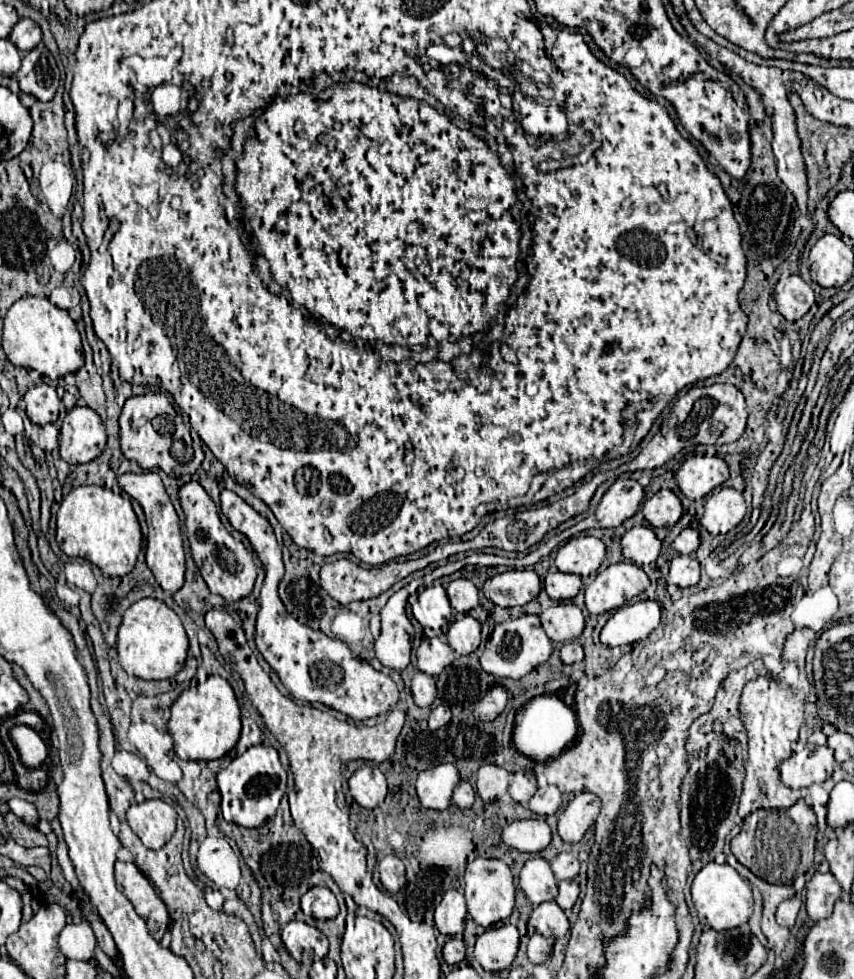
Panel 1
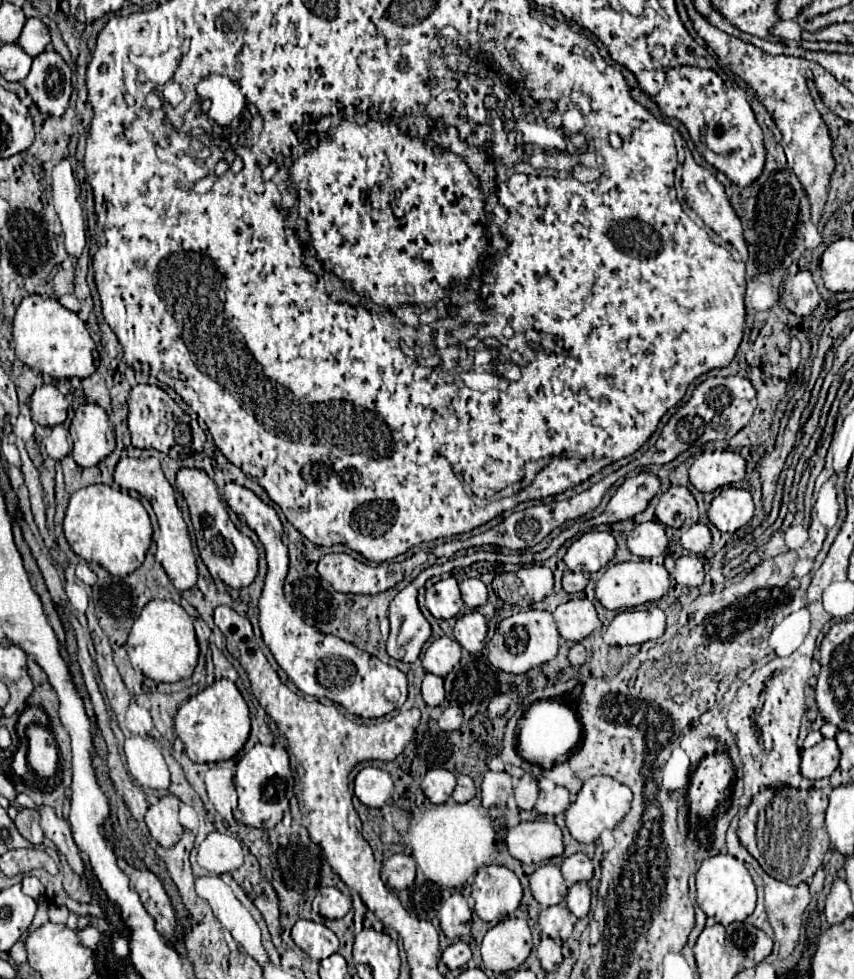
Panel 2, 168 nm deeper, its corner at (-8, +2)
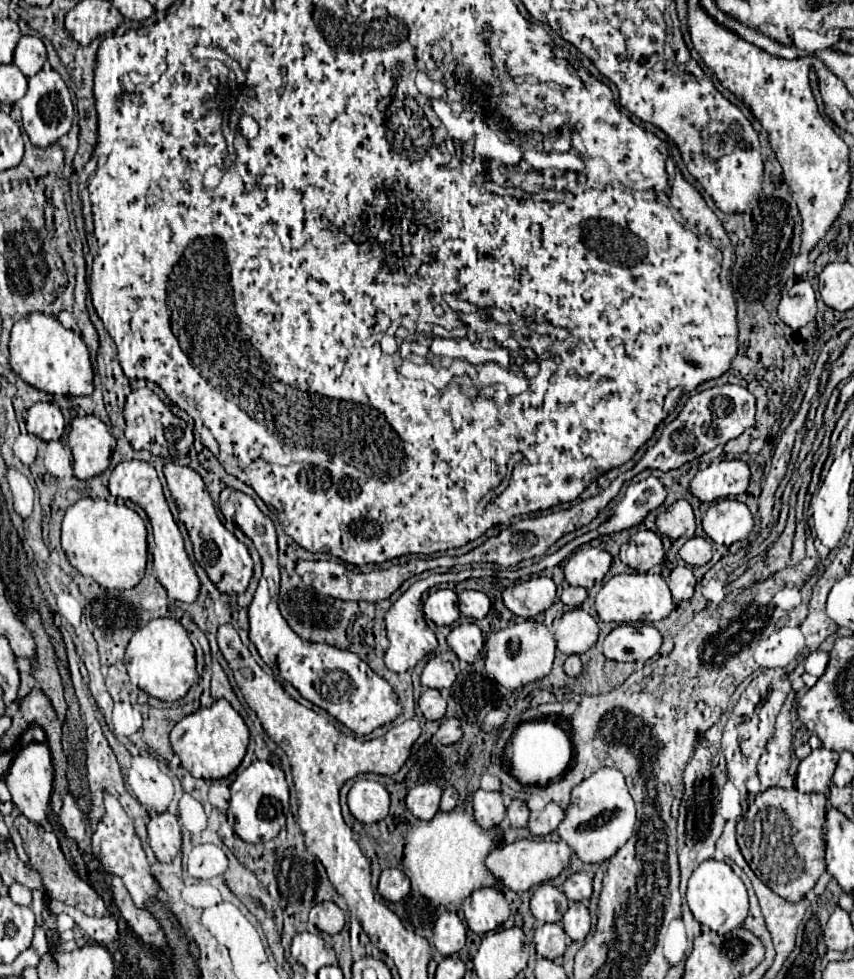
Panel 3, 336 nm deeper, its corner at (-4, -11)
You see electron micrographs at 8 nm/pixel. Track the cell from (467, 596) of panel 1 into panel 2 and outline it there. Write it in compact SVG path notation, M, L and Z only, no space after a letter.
M468 578L460 582L460 592L462 592L462 600L466 606L470 608L480 608L486 604L488 600L488 590L486 584L482 580L476 578Z

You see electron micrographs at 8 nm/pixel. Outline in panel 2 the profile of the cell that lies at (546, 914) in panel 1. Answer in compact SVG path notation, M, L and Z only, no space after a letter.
M556 904L556 906L544 908L538 918L538 926L540 926L542 934L552 940L566 940L572 932L574 924L576 924L576 918L566 908L566 904Z

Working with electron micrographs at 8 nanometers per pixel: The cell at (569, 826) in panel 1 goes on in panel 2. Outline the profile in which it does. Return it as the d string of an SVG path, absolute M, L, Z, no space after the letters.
M592 776L584 782L580 792L576 794L576 802L572 802L570 808L566 810L566 826L578 842L590 844L606 828L616 828L624 820L626 812L630 812L630 804L632 792L630 788L626 788L626 784L620 784L610 776Z

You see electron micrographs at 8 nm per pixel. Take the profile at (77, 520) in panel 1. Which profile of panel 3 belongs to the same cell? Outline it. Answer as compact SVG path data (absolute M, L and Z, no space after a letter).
M80 499L64 515L62 549L74 569L106 589L132 589L146 569L146 525L142 517L106 499Z

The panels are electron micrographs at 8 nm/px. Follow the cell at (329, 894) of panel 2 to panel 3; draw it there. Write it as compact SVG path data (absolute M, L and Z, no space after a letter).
M322 901L310 911L310 921L324 933L340 933L346 925L346 915L332 901Z

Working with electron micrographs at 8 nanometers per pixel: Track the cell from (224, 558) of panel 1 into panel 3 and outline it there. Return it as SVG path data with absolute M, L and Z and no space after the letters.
M168 463L164 467L164 475L168 481L168 489L180 509L180 521L184 521L190 541L194 545L194 557L198 565L206 571L208 579L218 587L220 593L242 595L252 579L252 557L244 543L240 543L218 519L210 493L202 481L202 477L190 467L178 467Z

